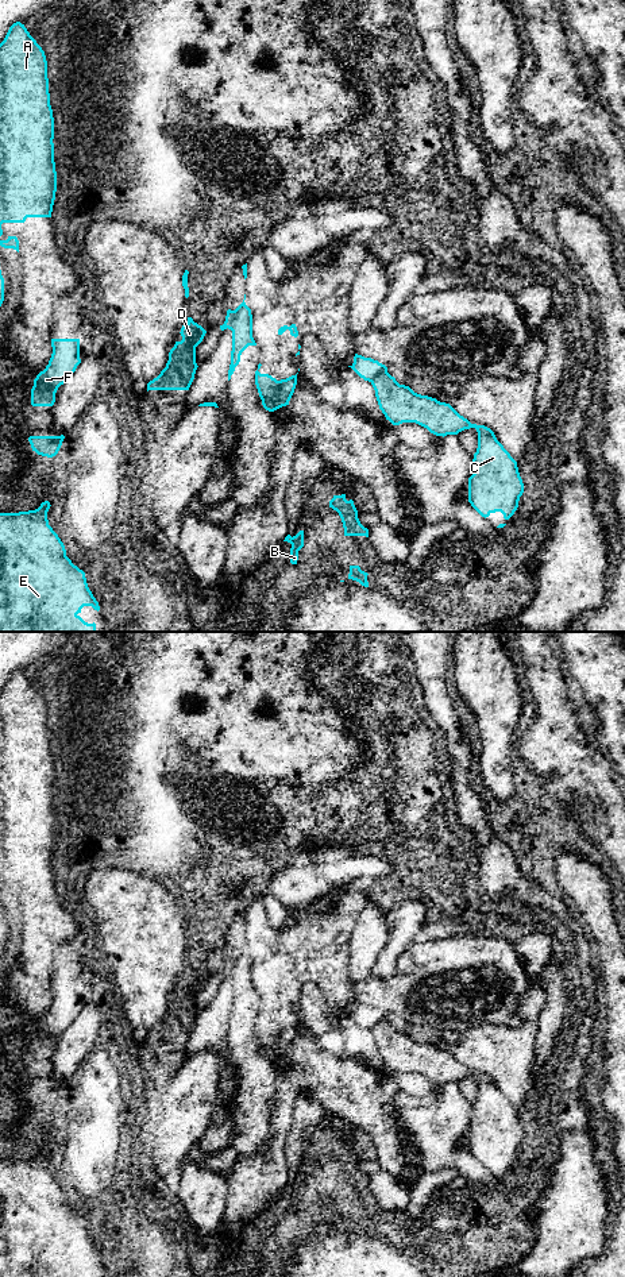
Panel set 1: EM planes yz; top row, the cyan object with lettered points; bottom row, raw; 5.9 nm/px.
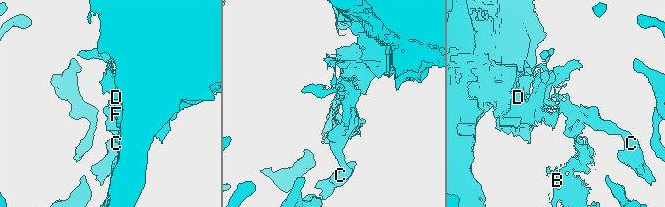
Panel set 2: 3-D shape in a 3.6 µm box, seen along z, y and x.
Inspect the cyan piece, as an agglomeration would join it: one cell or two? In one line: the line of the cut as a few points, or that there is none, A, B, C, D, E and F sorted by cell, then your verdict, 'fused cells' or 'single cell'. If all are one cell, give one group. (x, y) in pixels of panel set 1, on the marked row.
cut yz (388, 373), (379, 374), (371, 384); groups A B D E F / C; fused cells

